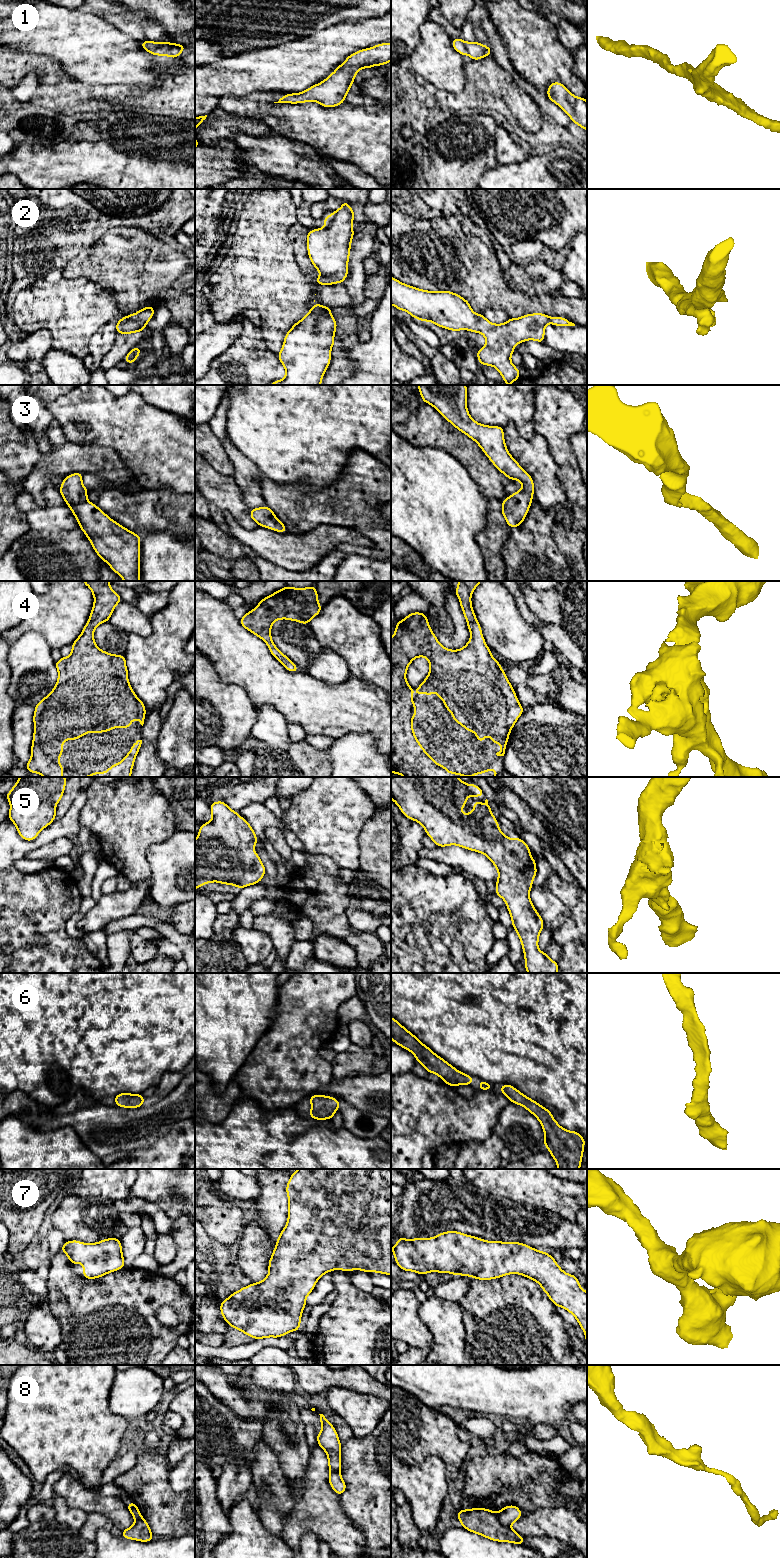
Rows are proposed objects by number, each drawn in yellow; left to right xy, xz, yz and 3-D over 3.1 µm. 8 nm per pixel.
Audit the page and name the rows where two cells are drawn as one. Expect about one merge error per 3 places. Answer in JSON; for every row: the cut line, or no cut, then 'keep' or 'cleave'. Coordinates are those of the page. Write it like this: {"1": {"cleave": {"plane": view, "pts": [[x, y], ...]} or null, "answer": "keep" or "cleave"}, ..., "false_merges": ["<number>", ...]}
{"1": {"cleave": null, "answer": "keep"}, "2": {"cleave": null, "answer": "keep"}, "3": {"cleave": null, "answer": "keep"}, "4": {"cleave": null, "answer": "keep"}, "5": {"cleave": null, "answer": "keep"}, "6": {"cleave": null, "answer": "keep"}, "7": {"cleave": null, "answer": "keep"}, "8": {"cleave": {"plane": "yz", "pts": [[496, 1514], [499, 1521], [509, 1527]]}, "answer": "cleave"}, "false_merges": ["8"]}

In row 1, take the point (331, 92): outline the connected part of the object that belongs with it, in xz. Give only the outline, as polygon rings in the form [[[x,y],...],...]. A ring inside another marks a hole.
[[[381,43],[371,48],[359,50],[349,55],[322,82],[311,86],[301,93],[285,94],[274,103],[305,103],[315,101],[322,107],[336,107],[345,102],[345,96],[351,91],[355,74],[362,68],[386,65],[391,61],[391,43]]]

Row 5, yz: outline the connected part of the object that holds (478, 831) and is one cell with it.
[[[391,777],[391,799],[397,804],[404,816],[424,827],[425,833],[436,846],[457,845],[464,849],[482,853],[489,858],[498,871],[495,895],[500,896],[506,903],[513,928],[518,934],[523,948],[526,971],[528,973],[557,973],[558,963],[550,959],[547,953],[540,951],[538,948],[539,934],[544,928],[544,923],[529,897],[533,880],[537,874],[536,861],[530,854],[531,849],[523,839],[513,837],[511,840],[502,833],[487,799],[484,805],[477,800],[474,801],[473,810],[468,814],[462,814],[461,809],[466,807],[466,800],[469,796],[485,795],[479,786],[467,784],[458,777]]]

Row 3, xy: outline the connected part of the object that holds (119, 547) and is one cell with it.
[[[73,473],[58,489],[94,551],[124,581],[140,581],[141,536],[126,529],[87,500],[83,473]]]

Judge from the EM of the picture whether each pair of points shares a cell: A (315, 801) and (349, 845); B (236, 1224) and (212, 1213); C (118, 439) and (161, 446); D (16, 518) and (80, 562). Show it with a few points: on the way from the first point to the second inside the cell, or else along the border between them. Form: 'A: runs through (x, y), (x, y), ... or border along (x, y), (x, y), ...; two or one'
A: runs through (326, 812), (328, 814), (328, 823), (338, 834); one
B: runs through (230, 1224), (225, 1223), (218, 1217); one
C: runs through (129, 439), (147, 439), (150, 441); one
D: border along (18, 506), (25, 515), (29, 529), (12, 543); two

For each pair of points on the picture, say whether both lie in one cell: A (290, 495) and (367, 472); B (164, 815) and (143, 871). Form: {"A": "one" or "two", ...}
{"A": "one", "B": "one"}

